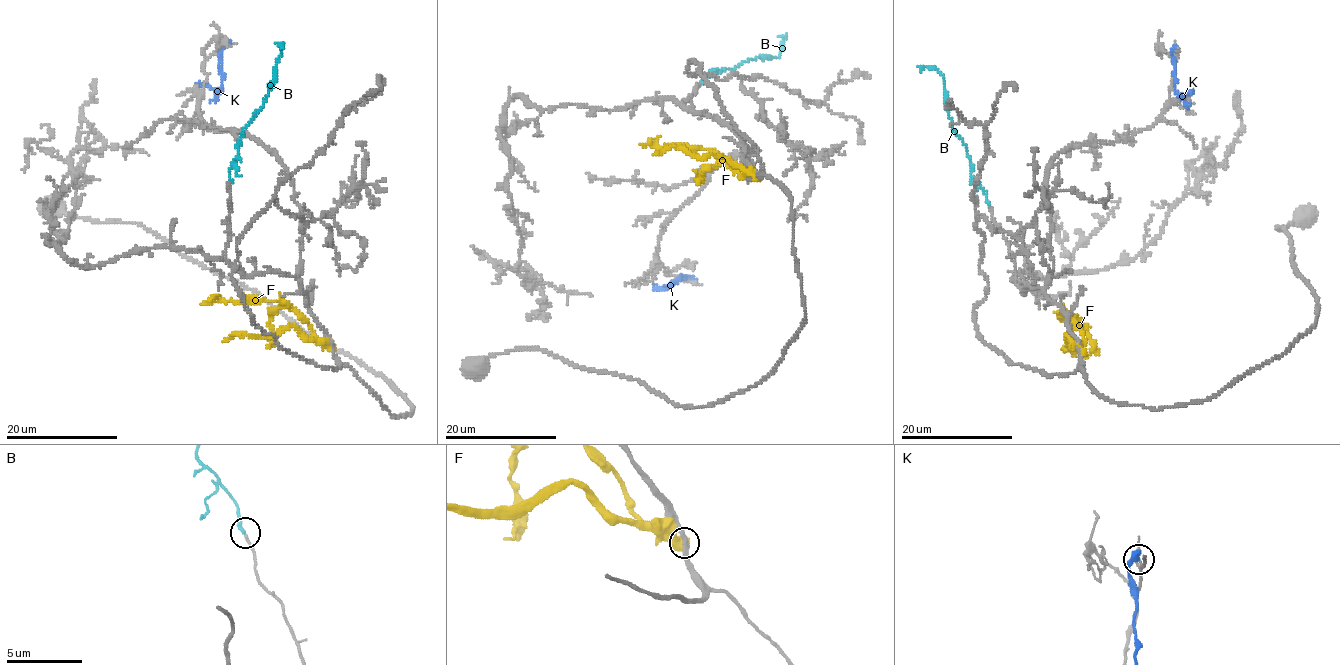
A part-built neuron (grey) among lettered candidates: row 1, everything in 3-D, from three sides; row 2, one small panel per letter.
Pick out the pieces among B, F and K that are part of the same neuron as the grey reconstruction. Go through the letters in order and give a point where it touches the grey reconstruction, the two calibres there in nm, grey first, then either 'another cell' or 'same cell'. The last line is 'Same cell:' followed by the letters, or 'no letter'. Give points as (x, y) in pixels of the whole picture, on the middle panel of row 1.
B: (700, 83) | 140/320 nm | same cell
F: (758, 177) | 300/700 nm | another cell
K: (691, 281) | 150/480 nm | another cell
Same cell: B

